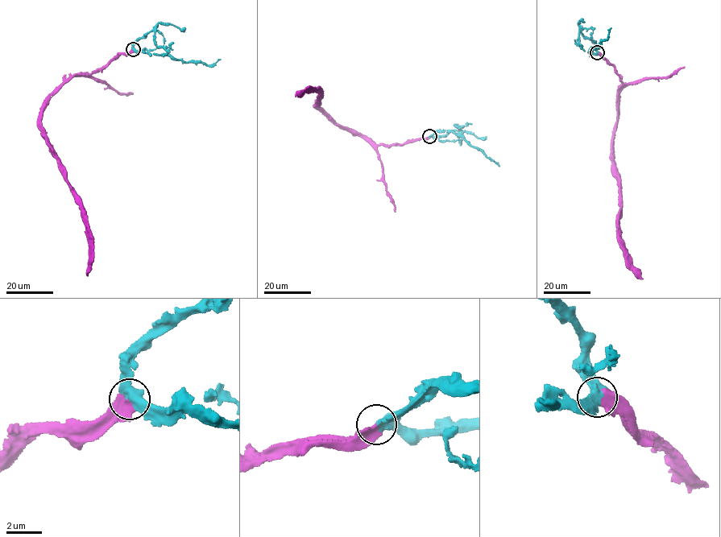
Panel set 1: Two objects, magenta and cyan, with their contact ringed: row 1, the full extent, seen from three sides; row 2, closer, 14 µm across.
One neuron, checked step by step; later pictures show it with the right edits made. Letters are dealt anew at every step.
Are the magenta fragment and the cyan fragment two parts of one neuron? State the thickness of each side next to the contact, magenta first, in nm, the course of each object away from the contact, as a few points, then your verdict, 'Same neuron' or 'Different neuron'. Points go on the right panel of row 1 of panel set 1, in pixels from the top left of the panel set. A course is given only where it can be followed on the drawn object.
Thickness 600 nm (magenta) against 550 nm. Course of magenta: (597, 52), (613, 65), (622, 82), (612, 146), (621, 196), (619, 229), (630, 267), (643, 278). Course of cyan: (597, 52), (587, 51), (607, 39), (611, 28). Same neuron

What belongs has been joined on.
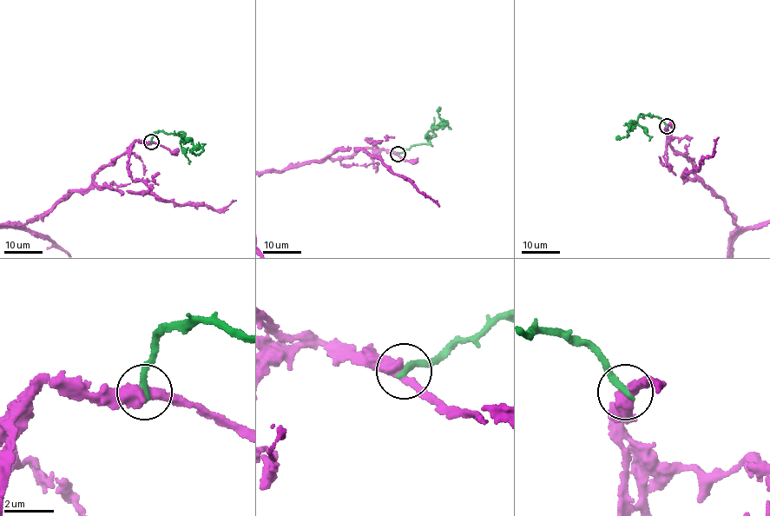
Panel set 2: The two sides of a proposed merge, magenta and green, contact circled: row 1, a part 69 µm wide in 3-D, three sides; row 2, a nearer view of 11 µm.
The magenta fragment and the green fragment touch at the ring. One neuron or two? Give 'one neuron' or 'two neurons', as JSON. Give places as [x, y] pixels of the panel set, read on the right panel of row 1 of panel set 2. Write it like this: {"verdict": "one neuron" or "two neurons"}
{"verdict": "two neurons"}

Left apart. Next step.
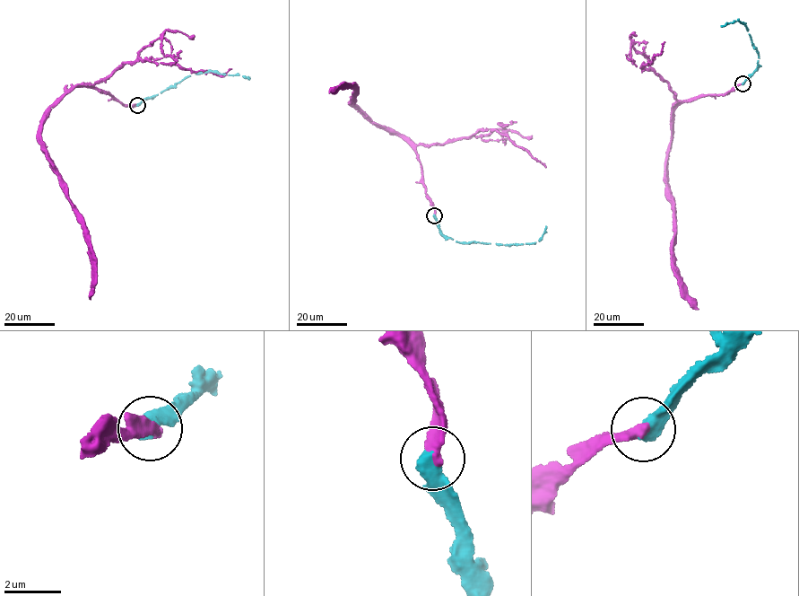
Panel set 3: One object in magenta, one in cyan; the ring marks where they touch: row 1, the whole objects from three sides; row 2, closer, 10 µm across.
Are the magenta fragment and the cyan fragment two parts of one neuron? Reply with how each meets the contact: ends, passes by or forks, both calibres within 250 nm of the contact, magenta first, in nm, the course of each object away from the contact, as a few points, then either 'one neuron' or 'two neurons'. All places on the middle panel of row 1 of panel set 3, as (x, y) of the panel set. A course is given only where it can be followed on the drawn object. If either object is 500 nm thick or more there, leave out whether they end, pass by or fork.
calibres 460 and 600 nm; course magenta (435, 215), (412, 146), (350, 100), (351, 86), (340, 84), (329, 92); course cyan (435, 215), (439, 231), (459, 242), (508, 245), (535, 243), (546, 226); one neuron

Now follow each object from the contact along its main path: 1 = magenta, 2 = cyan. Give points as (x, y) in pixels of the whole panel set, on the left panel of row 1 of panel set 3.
1: (137, 105), (76, 86), (50, 107), (40, 129), (43, 150), (85, 236), (93, 286), (91, 299)
2: (137, 105), (197, 74), (217, 71), (222, 74), (248, 77)

